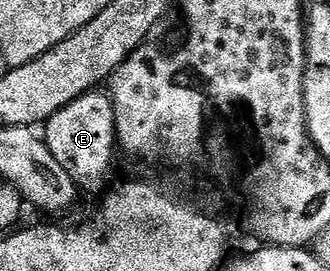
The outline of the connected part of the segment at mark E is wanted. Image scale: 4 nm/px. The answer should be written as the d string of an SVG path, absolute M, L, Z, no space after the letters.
M93 89L64 106L45 123L42 138L53 157L67 171L81 192L101 194L107 190L118 145L112 98L107 92Z

